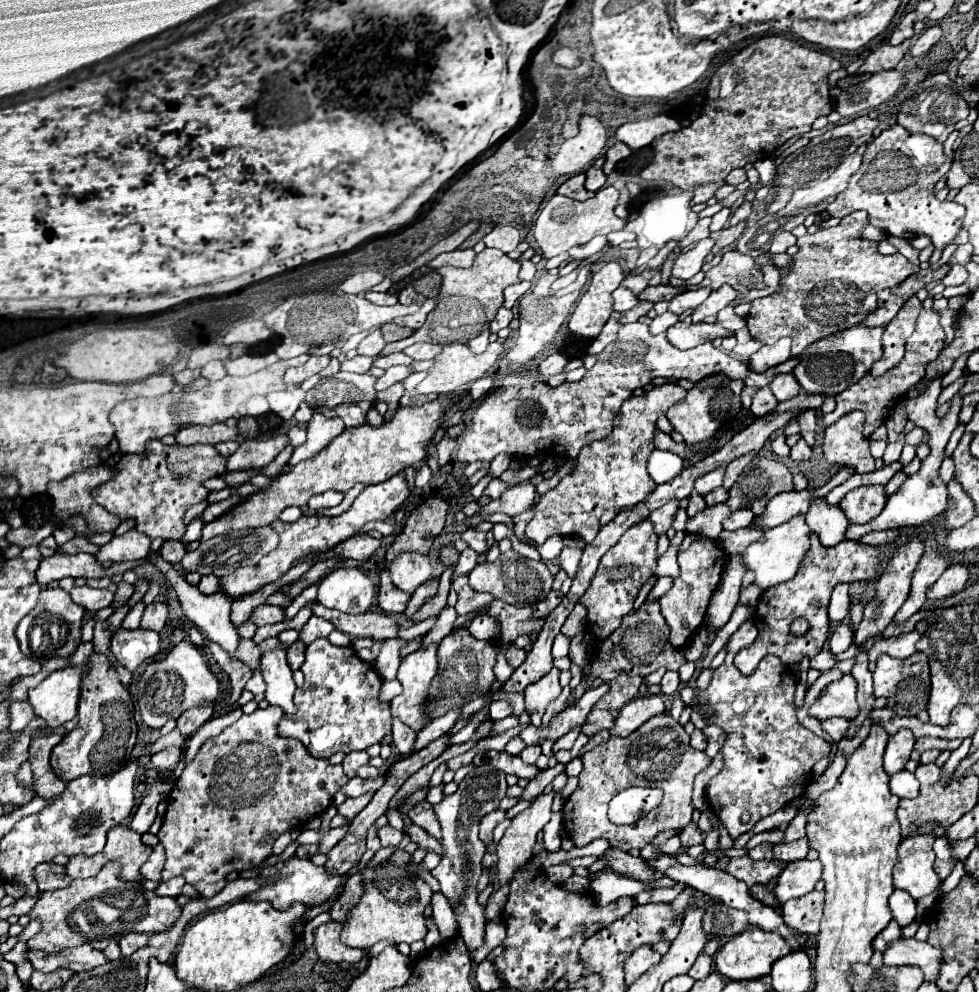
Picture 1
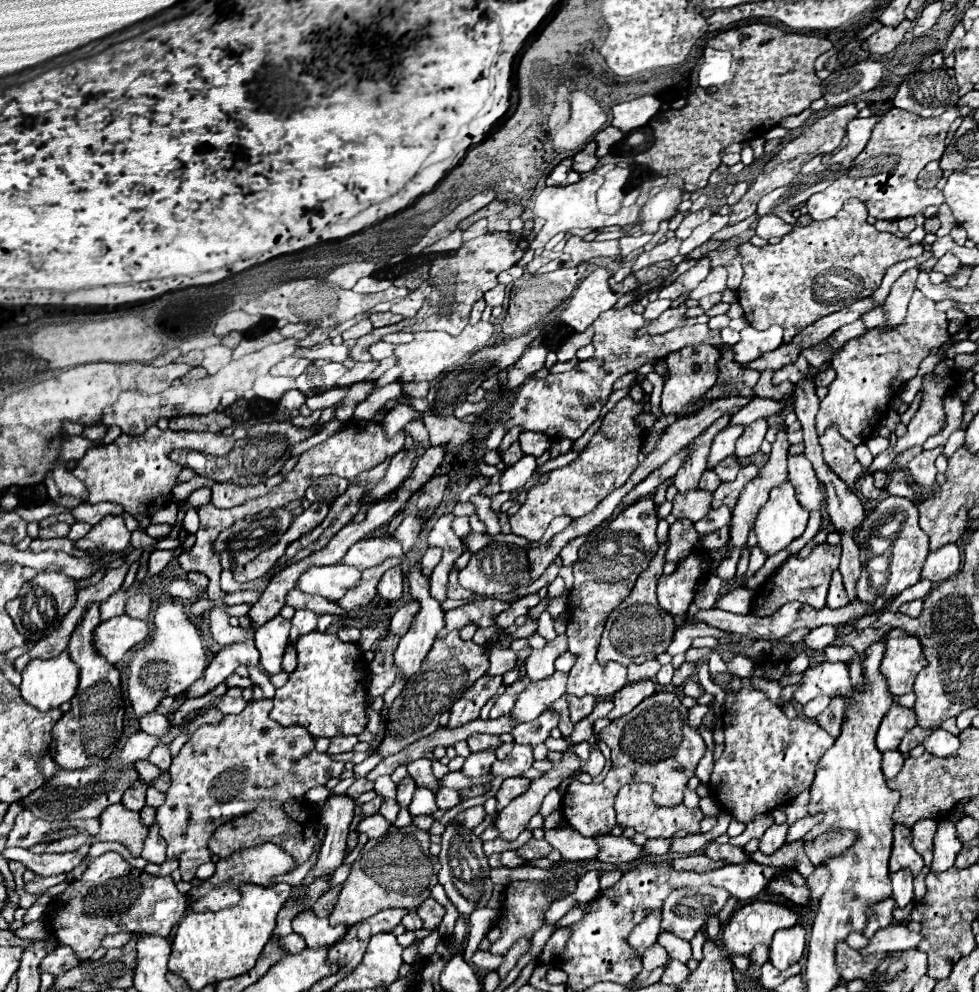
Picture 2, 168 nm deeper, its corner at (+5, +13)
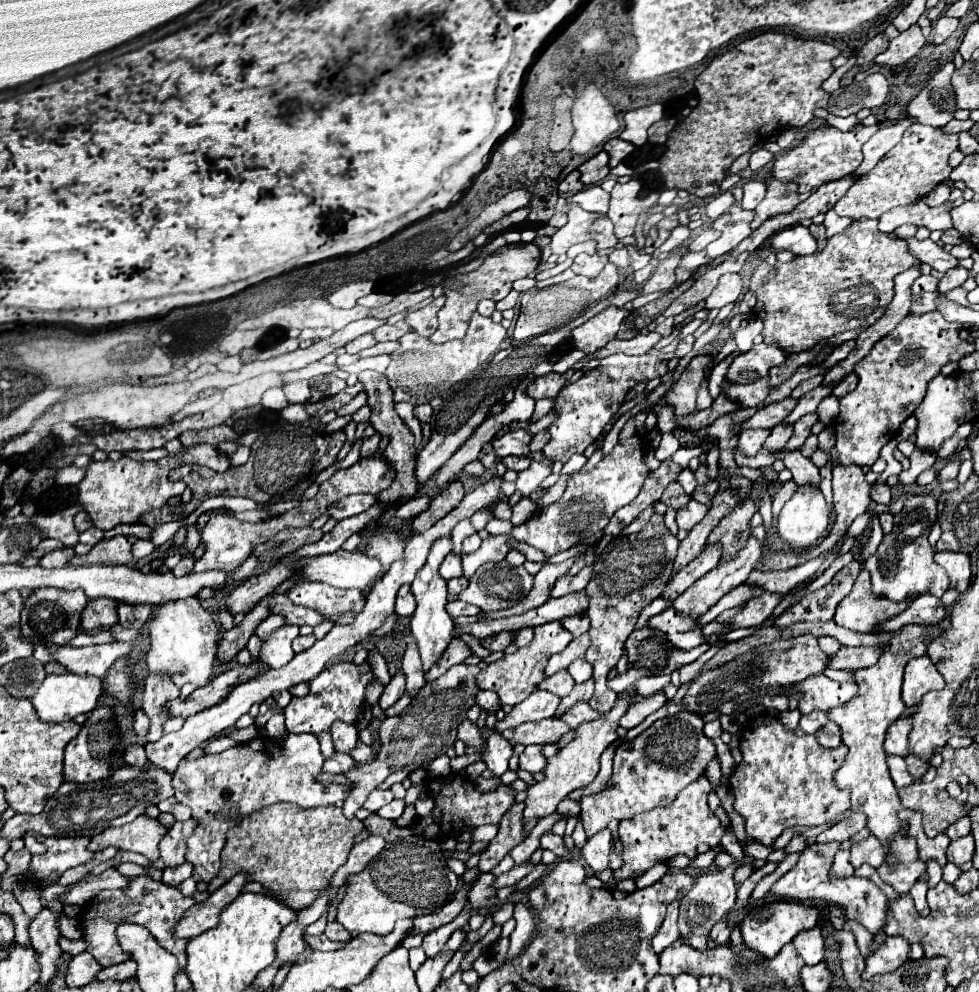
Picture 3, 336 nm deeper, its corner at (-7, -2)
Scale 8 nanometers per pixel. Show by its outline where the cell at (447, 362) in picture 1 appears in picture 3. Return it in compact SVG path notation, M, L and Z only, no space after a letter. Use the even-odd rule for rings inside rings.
M479 313L473 315L471 327L463 341L447 341L447 343L431 343L429 339L407 333L399 339L399 349L391 353L391 363L385 371L391 389L395 393L395 401L409 401L411 405L429 403L435 395L443 393L445 387L451 387L463 379L469 379L477 371L485 371L487 363L493 355L501 349L503 341L507 339L507 331L493 323L489 317L481 317Z

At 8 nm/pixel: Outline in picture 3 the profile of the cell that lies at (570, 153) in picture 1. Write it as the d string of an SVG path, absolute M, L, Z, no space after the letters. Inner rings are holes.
M587 85L583 95L575 101L573 105L573 127L575 127L575 135L571 139L571 151L575 155L587 155L591 153L595 147L607 143L609 139L617 137L619 133L619 121L617 121L617 115L615 115L615 109L611 107L611 103L601 95L601 91L595 87L595 85Z

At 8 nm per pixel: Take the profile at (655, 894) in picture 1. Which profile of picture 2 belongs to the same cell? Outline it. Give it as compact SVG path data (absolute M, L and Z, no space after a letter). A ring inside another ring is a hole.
M691 854L691 856L681 856L673 862L675 868L681 870L695 870L695 872L709 872L709 870L717 870L727 866L725 860L711 860L705 854Z

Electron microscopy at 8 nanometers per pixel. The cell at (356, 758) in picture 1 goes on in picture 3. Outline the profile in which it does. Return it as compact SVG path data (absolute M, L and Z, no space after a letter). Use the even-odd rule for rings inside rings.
M341 721L333 723L331 737L333 737L337 753L351 755L351 751L357 747L357 727L355 725L347 725L347 723L341 723Z

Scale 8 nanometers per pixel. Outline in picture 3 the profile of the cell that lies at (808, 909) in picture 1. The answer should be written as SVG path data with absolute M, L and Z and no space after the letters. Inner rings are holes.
M837 851L829 875L837 877L837 879L845 879L845 877L851 877L853 873L855 873L855 869L849 863L849 851Z

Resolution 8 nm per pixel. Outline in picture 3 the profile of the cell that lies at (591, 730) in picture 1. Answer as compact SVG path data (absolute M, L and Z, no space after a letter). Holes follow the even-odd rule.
M577 703L577 705L571 707L565 715L561 715L561 721L565 721L571 729L577 729L581 723L585 723L585 721L595 721L595 719L599 719L599 717L601 717L601 713L593 711L593 709L589 707L589 703Z

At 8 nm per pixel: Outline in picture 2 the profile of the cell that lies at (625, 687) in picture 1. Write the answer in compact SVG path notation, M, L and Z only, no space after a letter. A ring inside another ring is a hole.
M643 498L635 502L631 508L625 508L621 514L617 514L609 524L595 530L587 538L587 542L579 548L579 558L573 564L575 584L569 590L567 598L569 650L577 654L577 662L569 672L567 682L569 694L575 696L593 694L597 698L611 698L628 683L626 667L619 663L616 663L616 668L615 664L601 666L595 654L609 614L629 596L639 574L645 572L651 558L657 554L659 542L655 530L657 530L655 502L651 498Z

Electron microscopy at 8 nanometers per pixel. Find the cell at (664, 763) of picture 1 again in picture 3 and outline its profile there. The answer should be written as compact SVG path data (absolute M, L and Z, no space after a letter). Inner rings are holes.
M679 711L677 715L657 719L649 729L637 735L633 741L617 747L613 759L613 777L609 791L581 797L581 821L587 837L593 837L609 825L611 819L633 819L637 813L653 807L669 807L673 799L697 777L701 777L707 765L715 757L715 745L703 735L703 721L699 715Z

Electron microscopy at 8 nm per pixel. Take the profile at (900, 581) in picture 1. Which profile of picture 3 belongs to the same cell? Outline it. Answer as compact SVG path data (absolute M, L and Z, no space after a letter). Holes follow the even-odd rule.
M929 495L909 499L901 513L895 515L893 531L883 537L881 547L877 547L877 551L863 563L863 567L871 573L871 589L875 595L899 603L913 595L941 597L949 589L949 577L945 575L945 569L935 563L935 551L927 541L927 531L931 531L935 521L937 501Z

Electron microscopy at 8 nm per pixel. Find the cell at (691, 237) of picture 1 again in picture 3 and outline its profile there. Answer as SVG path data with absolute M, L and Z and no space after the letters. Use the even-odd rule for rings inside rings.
M711 227L703 229L701 233L697 233L697 235L691 239L689 251L703 251L713 239L717 239L717 235L719 235L719 231L715 231L715 229L711 229Z

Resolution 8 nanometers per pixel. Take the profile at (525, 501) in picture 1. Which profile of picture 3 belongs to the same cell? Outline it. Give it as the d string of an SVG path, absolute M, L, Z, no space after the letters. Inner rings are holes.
M533 461L529 465L529 469L521 471L519 473L519 479L517 479L517 491L521 491L523 497L529 497L533 491L537 491L543 483L545 477L551 475L551 465L549 463L537 463Z

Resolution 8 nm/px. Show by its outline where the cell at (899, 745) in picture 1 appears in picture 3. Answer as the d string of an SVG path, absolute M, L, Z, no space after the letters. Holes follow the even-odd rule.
M911 717L905 719L897 719L889 729L887 729L887 737L885 737L885 753L887 755L899 755L899 757L907 757L909 755L909 731L911 731Z

